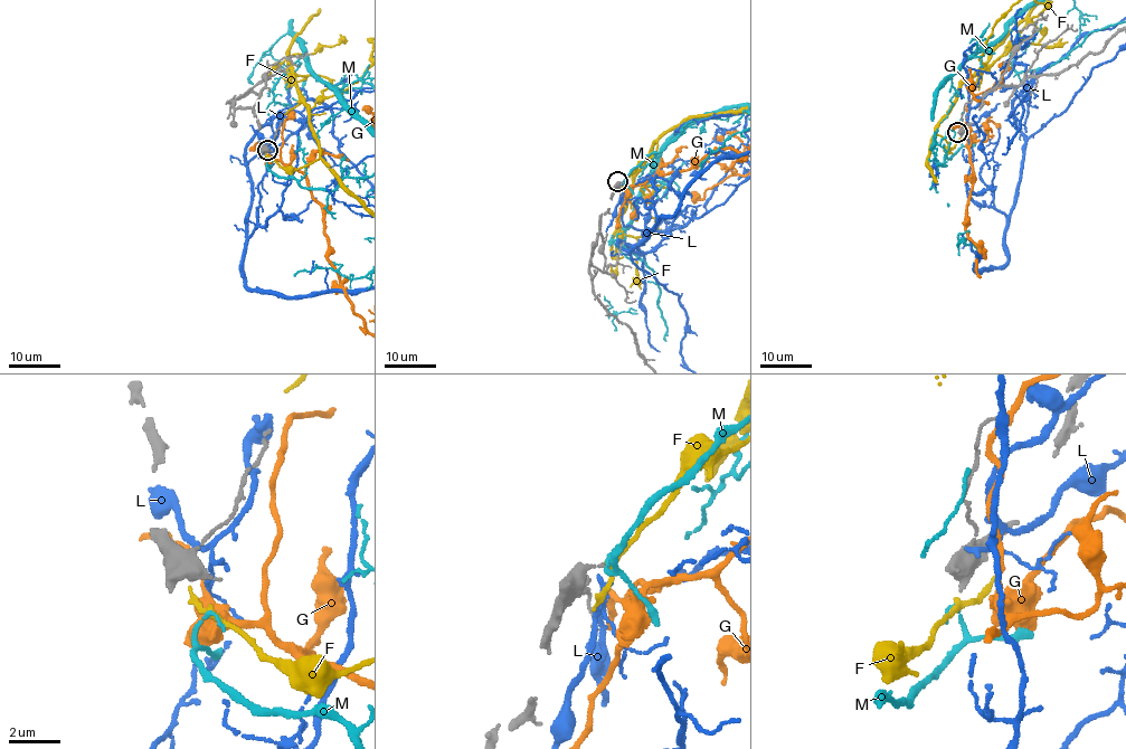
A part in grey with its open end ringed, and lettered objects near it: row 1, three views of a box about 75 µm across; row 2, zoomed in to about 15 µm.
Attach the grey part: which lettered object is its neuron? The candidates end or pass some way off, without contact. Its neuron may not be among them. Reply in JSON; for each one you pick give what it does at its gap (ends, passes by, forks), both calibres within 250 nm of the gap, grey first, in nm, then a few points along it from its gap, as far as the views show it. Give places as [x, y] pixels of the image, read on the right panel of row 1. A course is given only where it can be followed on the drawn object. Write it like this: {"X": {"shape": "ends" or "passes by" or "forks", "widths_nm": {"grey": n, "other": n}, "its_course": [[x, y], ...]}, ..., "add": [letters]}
{"add": []}

